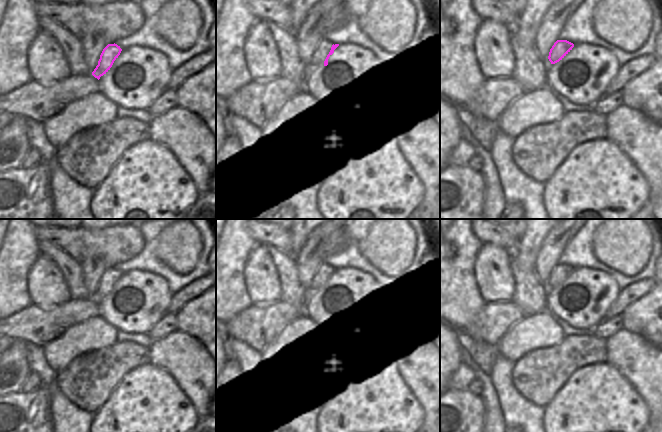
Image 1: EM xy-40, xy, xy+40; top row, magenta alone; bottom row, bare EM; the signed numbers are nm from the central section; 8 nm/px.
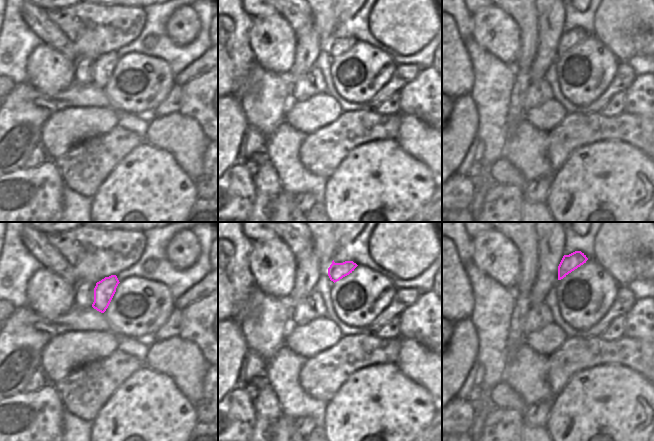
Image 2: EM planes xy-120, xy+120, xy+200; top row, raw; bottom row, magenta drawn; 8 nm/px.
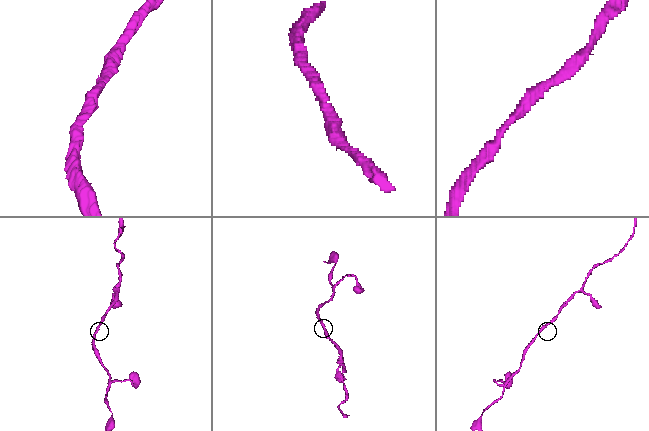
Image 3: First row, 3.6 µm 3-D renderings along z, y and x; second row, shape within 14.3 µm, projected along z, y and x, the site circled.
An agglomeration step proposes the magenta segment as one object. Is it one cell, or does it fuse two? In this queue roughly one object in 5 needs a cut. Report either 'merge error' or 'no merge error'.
no merge error

